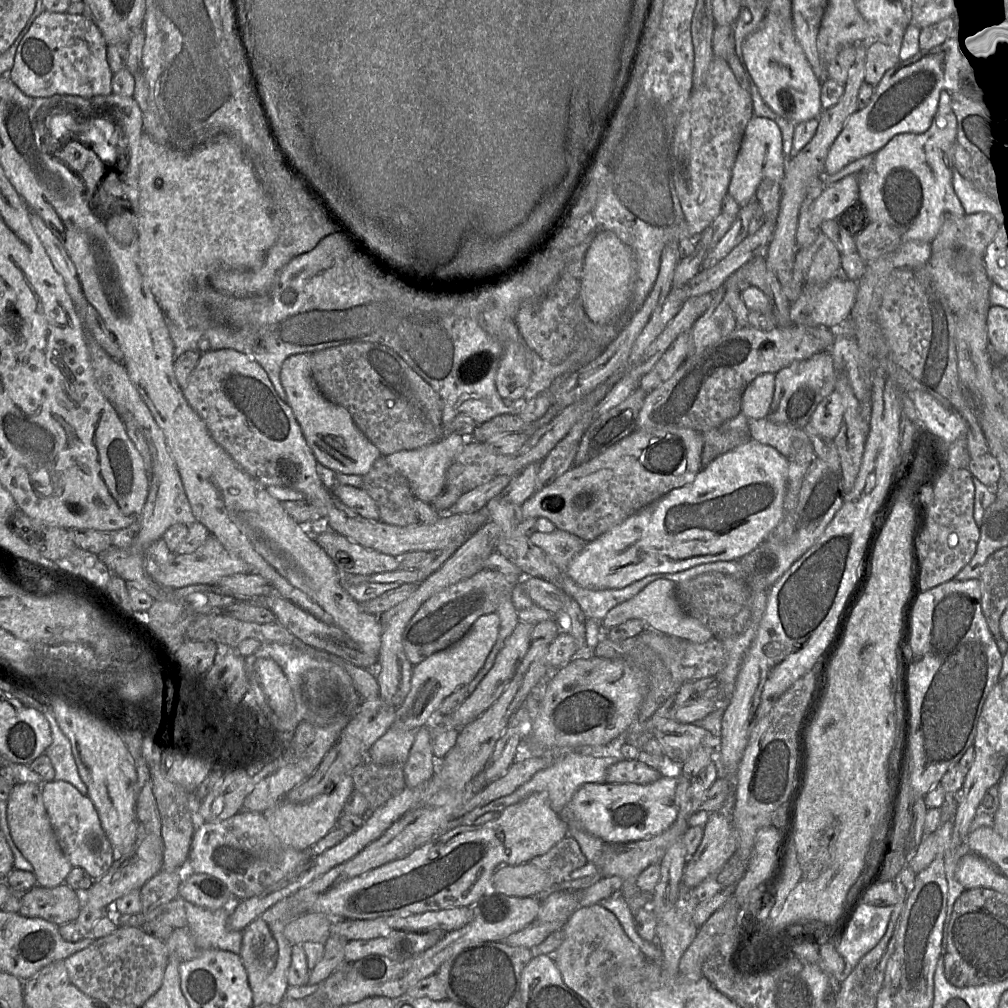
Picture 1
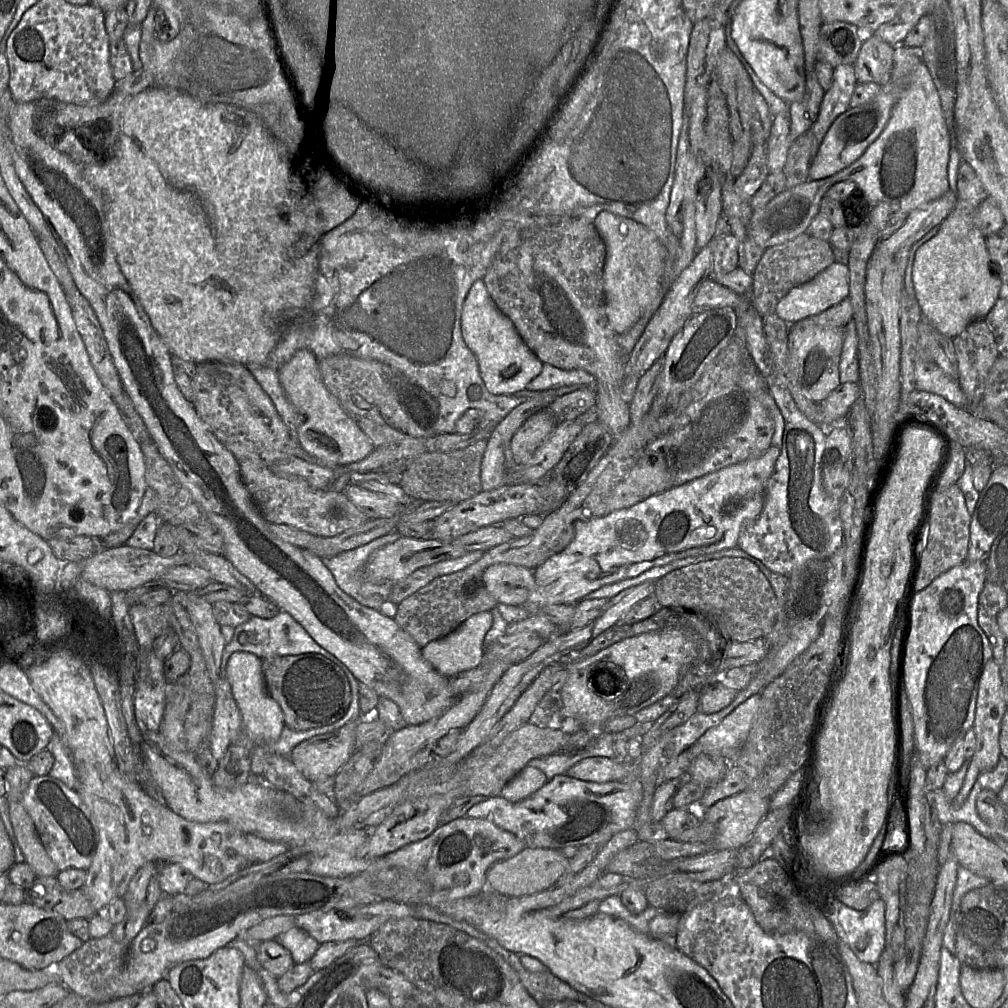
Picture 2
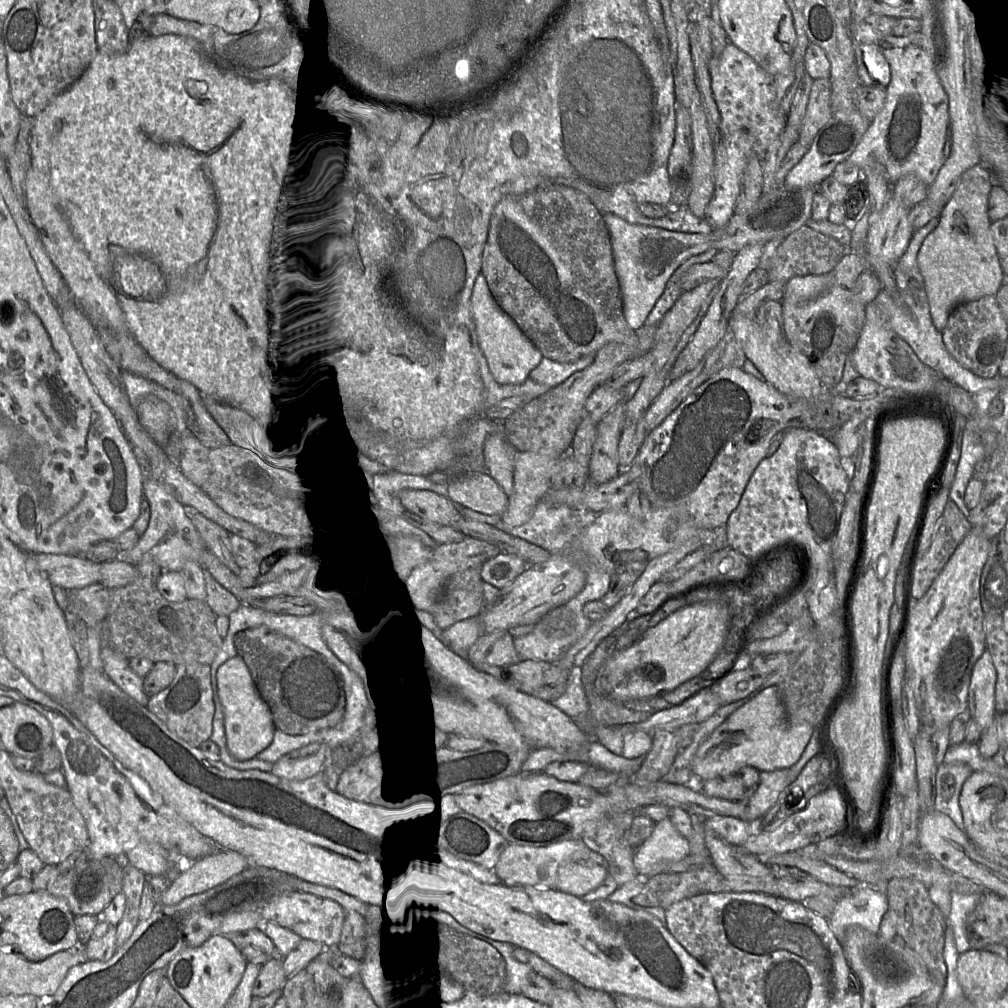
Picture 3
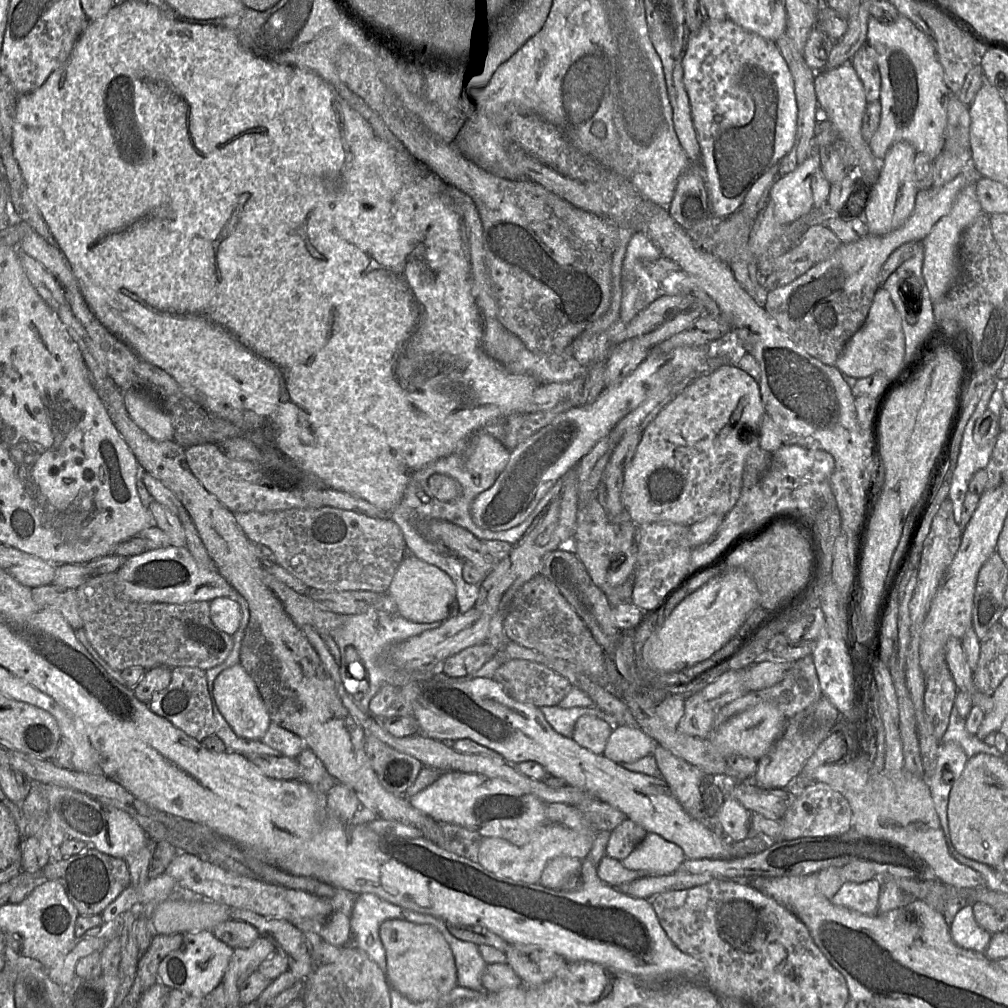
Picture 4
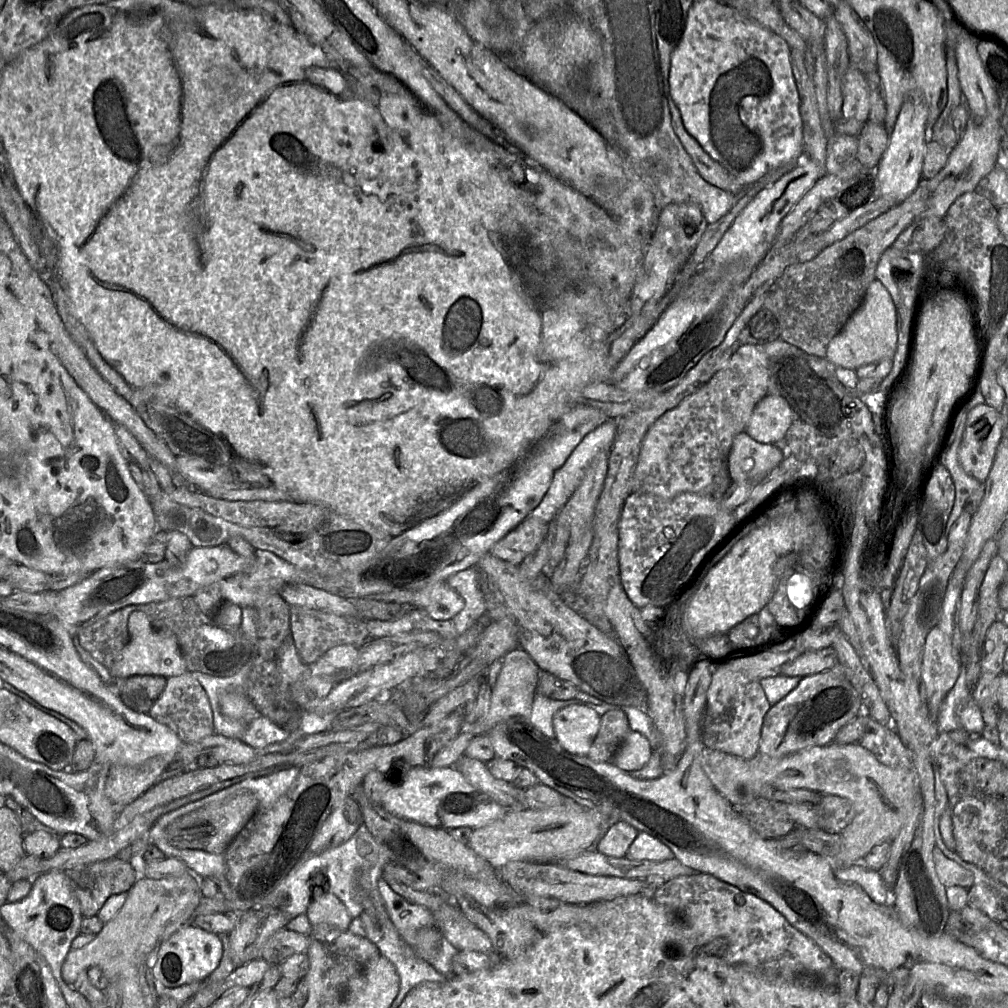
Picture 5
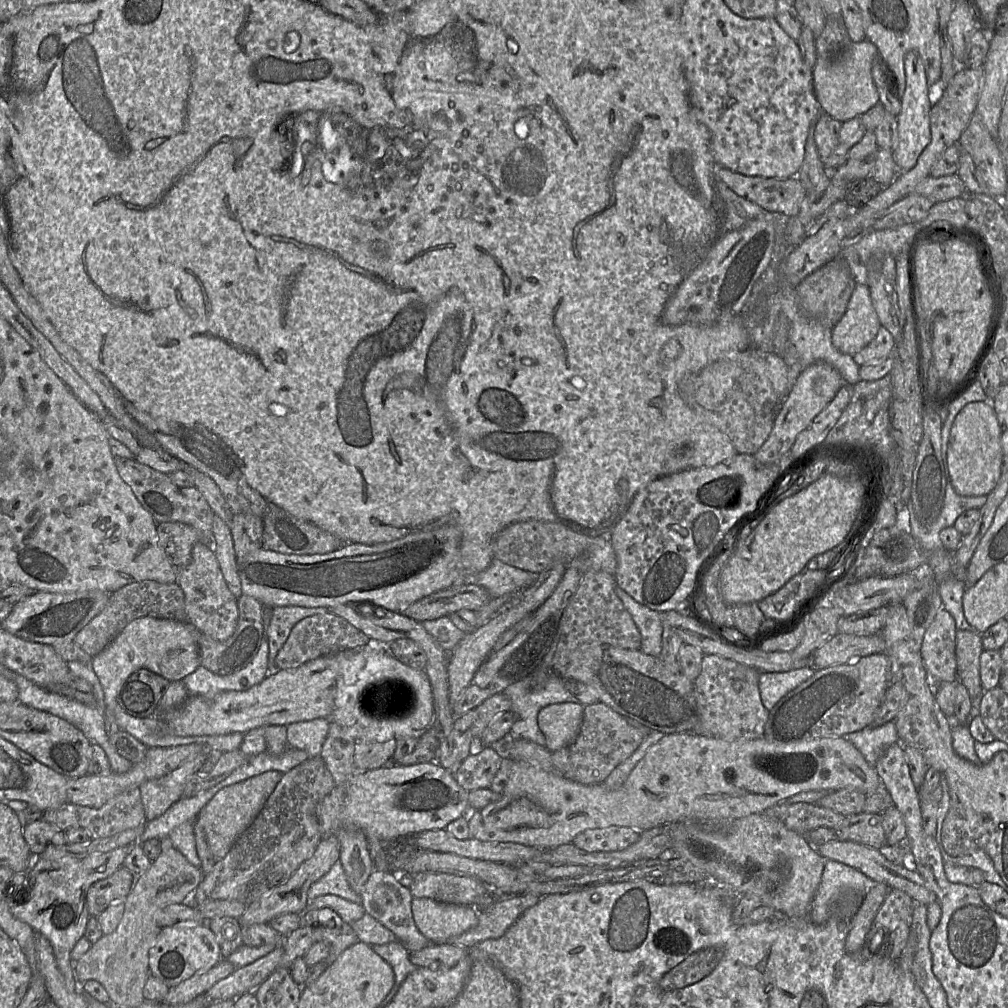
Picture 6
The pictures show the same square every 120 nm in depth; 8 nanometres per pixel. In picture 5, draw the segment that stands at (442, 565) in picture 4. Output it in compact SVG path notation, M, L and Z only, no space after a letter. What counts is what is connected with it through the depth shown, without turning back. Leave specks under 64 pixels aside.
M471 567L455 573L446 581L464 600L464 608L452 619L458 635L486 613L486 600L481 589L480 573Z

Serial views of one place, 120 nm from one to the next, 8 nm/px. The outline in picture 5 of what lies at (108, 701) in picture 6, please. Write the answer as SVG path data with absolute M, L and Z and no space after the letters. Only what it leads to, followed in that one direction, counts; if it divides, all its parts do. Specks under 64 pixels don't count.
M133 612L128 619L129 642L117 661L108 668L113 678L129 678L133 675L158 675L165 678L188 671L176 636L170 631L155 629L146 614Z

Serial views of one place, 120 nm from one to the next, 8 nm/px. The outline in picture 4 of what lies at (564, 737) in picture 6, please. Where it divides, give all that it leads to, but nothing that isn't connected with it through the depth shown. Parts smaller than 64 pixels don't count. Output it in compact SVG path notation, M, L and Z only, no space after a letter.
M584 715L575 723L571 738L594 754L603 754L612 728L596 716Z

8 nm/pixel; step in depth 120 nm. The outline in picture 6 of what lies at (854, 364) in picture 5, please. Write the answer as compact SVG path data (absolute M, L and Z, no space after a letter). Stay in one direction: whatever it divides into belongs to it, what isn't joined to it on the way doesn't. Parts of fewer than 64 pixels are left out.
M857 284L847 309L832 330L832 344L841 353L853 356L866 347L881 326L866 284Z

